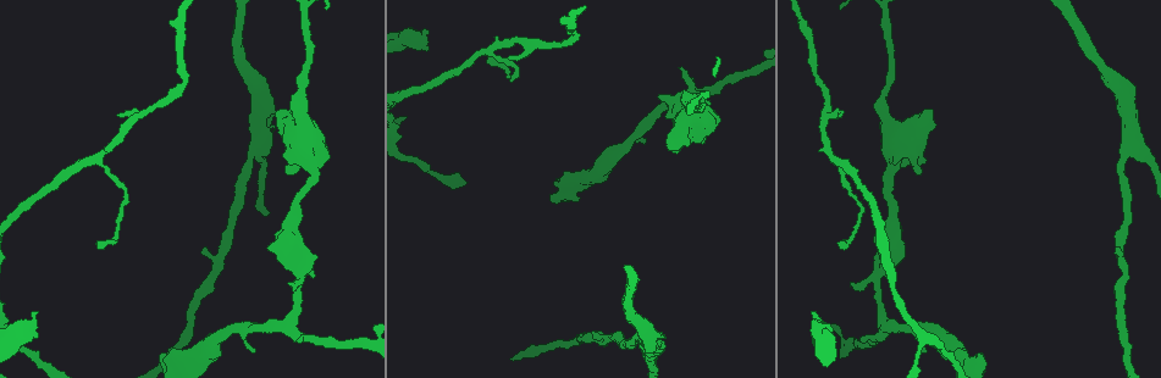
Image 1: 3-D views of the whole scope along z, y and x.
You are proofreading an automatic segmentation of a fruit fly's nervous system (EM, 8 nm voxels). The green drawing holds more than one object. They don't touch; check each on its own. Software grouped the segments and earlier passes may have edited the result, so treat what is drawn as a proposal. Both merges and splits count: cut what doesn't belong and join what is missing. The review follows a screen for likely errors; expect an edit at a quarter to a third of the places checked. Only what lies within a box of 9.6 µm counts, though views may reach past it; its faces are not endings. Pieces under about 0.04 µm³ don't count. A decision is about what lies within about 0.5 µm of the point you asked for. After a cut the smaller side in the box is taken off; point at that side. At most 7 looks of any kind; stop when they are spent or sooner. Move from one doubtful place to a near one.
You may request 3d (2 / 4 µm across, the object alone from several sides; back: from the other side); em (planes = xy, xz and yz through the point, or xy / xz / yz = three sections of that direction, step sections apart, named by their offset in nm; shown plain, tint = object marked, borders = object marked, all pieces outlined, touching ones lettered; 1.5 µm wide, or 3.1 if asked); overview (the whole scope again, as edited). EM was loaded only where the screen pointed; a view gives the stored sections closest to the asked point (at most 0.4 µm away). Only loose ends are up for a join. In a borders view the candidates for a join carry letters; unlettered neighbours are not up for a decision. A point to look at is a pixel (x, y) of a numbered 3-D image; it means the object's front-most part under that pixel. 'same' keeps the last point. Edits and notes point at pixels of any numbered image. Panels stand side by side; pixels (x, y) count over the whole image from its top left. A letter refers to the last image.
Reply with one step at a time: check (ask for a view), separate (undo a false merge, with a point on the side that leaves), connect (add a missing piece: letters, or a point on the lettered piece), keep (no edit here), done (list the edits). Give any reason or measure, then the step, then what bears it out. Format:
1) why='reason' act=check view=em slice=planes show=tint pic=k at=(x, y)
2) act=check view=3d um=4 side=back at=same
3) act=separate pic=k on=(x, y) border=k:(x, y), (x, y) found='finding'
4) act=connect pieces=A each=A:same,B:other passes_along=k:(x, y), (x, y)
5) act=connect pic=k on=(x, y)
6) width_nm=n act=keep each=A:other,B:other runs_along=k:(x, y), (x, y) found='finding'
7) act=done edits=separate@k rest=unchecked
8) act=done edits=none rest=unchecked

why='tapers out' act=check view=3d um=4 pic=1 at=(681, 66)

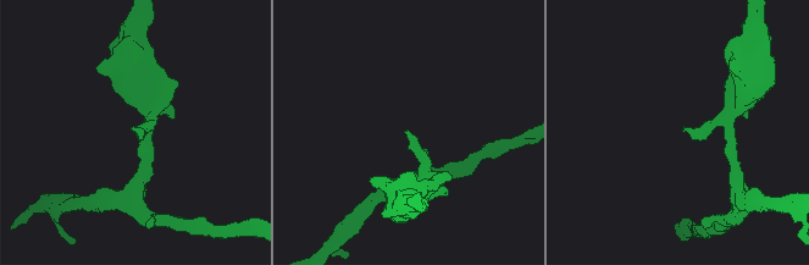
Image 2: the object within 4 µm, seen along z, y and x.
act=check view=em slice=planes show=borders pic=2 at=(685, 128)

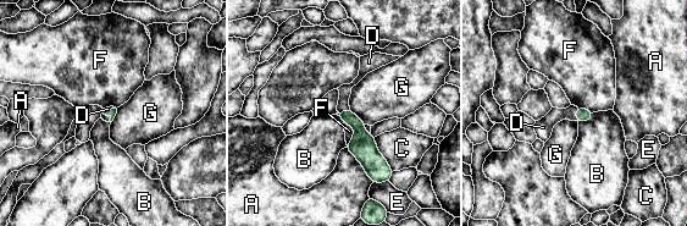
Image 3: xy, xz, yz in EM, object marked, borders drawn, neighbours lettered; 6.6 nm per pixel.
longest_contact=A:300nm act=connect pic=3 on=(345, 89) each=A:other,B:other,C:other,D:same,E:other,F:other,G:other passes_along=3:(363, 143), (344, 110), (345, 89) found='it goes on there'

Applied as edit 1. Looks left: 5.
why='long arm stops here' act=check view=em slice=yz step=8 show=borders pic=1 at=(426, 30)

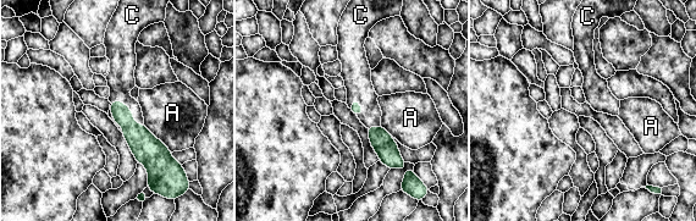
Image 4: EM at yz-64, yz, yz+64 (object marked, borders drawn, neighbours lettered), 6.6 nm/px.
act=connect pic=4 on=(121, 81) each=A:other,C:same passes_along=4:(144, 145), (131, 110), (121, 81) found='it goes on there'

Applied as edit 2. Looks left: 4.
why='redraw' act=check view=overview

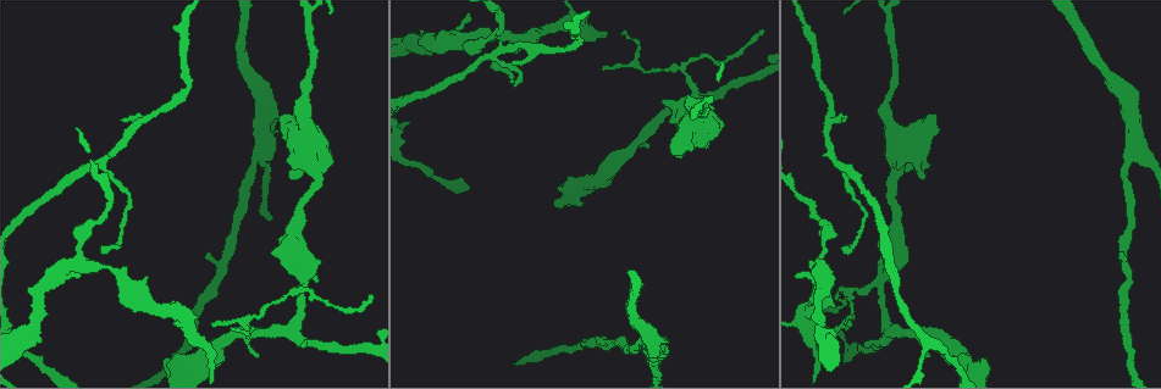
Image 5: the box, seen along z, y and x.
why='thin end' act=check view=em slice=xz step=4 show=tint pic=5 at=(213, 325)

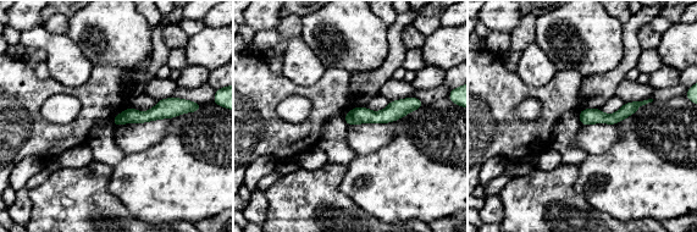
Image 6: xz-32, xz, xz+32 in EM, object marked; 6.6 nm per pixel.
act=check view=em slice=xz step=4 show=borders at=same

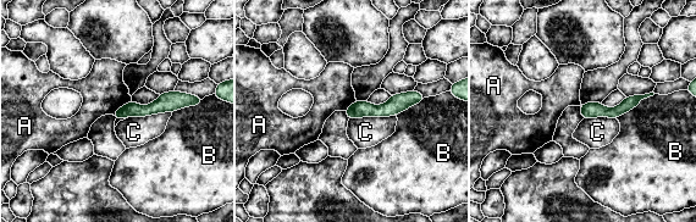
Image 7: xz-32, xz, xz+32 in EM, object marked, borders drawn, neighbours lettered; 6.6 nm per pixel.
act=keep each=A:other,B:other,C:other border=7:(131, 100), (119, 107), (112, 115) found='none of them fits'

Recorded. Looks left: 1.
act=done edits=connect@3,connect@4 rest=unchecked

